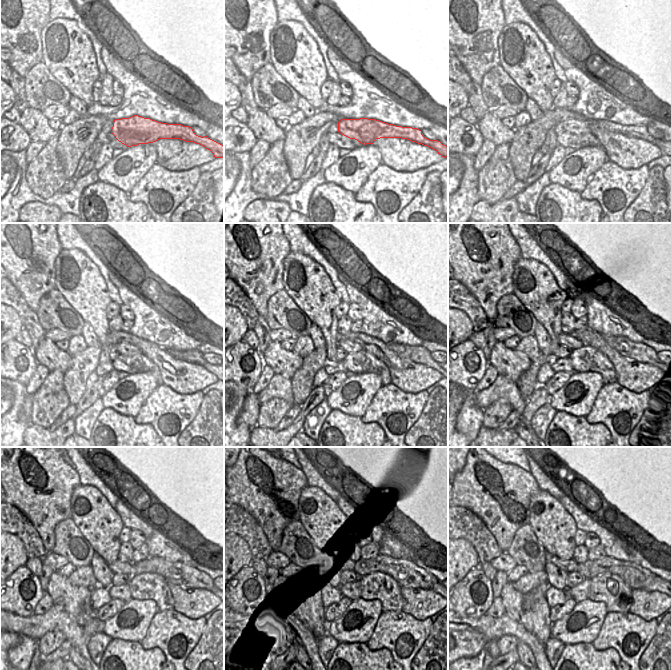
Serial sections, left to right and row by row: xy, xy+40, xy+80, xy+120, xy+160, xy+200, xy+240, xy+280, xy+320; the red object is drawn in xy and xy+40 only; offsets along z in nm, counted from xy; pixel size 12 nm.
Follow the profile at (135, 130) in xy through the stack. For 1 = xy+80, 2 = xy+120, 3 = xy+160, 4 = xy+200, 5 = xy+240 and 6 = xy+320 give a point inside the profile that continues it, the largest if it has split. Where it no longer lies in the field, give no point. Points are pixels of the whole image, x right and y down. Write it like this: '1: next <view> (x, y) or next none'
1: next xy+80 (640, 132)
2: next xy+120 (125, 349)
3: next xy+160 (350, 347)
4: next xy+200 (566, 340)
5: next xy+240 (120, 567)
6: next xy+320 (570, 565)

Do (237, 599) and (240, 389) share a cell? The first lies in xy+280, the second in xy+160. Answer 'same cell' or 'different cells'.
different cells

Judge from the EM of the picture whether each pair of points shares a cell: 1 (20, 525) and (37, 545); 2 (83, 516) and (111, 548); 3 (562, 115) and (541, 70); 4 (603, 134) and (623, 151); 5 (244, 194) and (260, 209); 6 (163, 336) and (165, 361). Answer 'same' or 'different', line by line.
1: same
2: same
3: different
4: same
5: different
6: different

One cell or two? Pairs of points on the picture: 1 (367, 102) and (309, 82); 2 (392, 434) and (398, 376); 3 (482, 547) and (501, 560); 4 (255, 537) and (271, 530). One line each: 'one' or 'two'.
1: two
2: two
3: two
4: two

